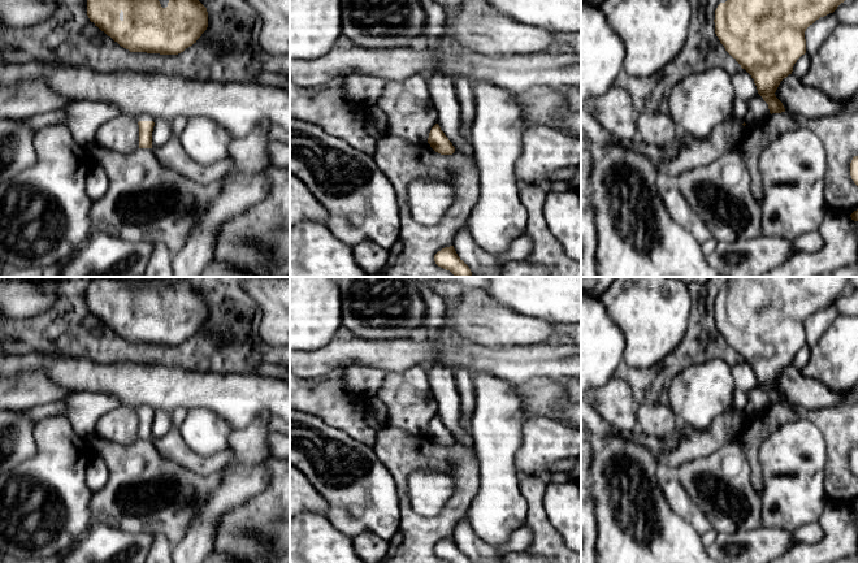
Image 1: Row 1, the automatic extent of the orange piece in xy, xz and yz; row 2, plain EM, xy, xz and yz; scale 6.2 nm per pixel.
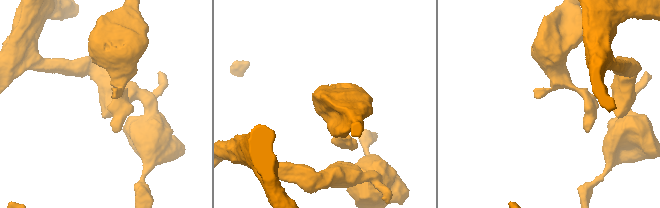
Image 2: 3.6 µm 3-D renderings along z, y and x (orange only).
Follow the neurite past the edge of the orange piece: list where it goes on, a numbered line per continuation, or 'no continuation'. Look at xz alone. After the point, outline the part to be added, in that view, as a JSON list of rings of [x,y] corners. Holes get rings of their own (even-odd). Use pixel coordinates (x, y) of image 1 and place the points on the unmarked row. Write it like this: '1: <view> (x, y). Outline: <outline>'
no continuation

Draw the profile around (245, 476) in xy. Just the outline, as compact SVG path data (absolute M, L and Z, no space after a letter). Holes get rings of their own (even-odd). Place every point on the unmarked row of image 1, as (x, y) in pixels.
M266 415L246 428L231 430L229 449L233 451L233 459L222 469L224 477L216 489L209 493L200 516L195 519L186 536L172 546L173 563L203 563L213 550L214 528L218 519L225 512L240 506L266 489L270 473L263 464L273 456L268 446L268 439L272 434Z

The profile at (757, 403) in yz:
M758 385L748 393L744 413L749 417L764 413L771 407L768 395Z

